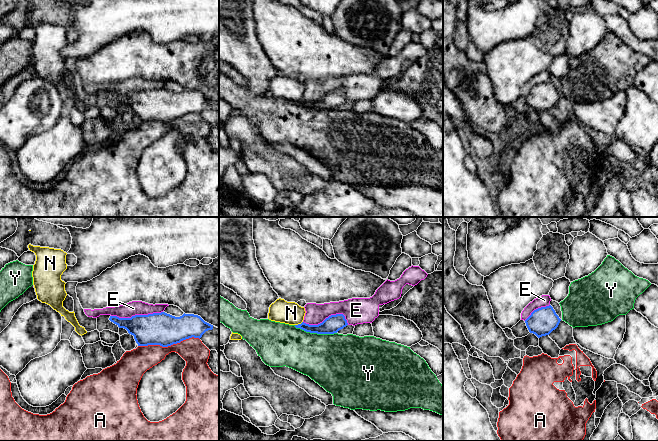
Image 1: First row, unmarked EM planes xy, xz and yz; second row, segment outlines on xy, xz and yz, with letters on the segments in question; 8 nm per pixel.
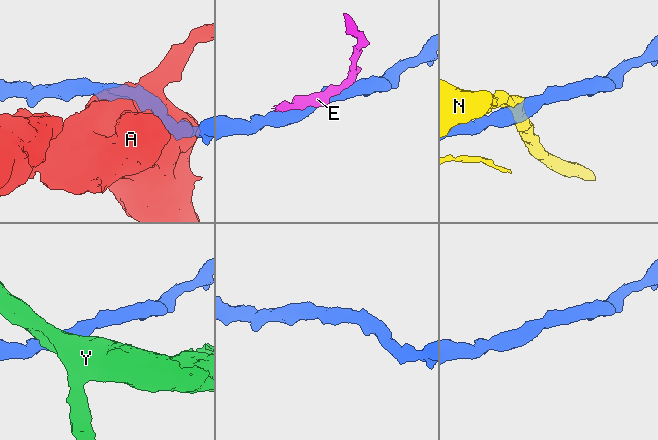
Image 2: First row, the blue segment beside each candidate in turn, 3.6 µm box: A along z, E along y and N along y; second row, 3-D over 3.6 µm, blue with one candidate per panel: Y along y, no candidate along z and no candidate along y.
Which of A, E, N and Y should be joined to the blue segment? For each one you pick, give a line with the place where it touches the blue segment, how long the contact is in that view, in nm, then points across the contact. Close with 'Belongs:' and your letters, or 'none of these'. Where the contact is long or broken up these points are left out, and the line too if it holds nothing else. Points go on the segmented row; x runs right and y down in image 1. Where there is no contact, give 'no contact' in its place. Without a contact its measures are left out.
Belongs: none of these

